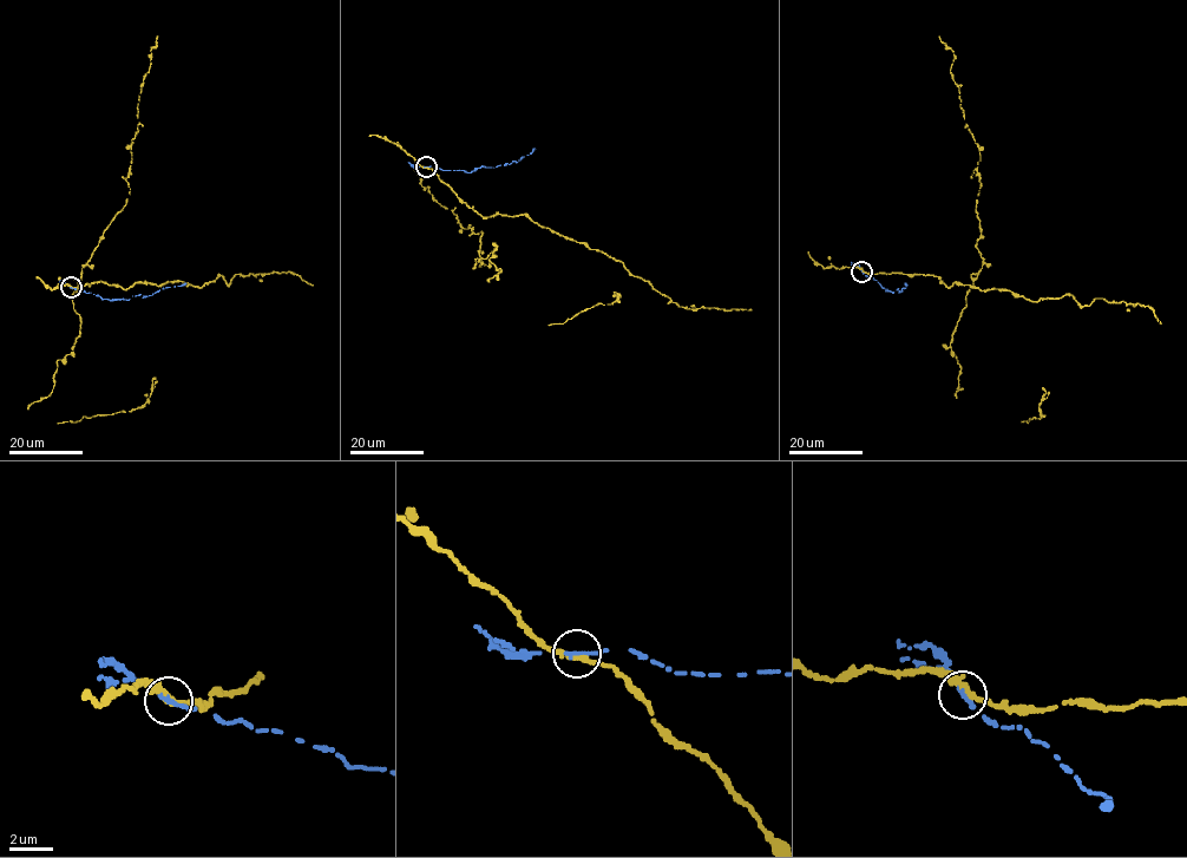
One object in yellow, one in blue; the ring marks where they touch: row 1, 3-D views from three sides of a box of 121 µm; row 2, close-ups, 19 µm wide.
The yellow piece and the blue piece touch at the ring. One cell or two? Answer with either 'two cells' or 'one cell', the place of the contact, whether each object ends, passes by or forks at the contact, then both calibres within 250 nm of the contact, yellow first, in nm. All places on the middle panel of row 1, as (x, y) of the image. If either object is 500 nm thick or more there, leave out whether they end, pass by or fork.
two cells; at (426, 166); yellow passes by; blue ends there; 320 nm thick on the yellow side, 240 nm on the other

